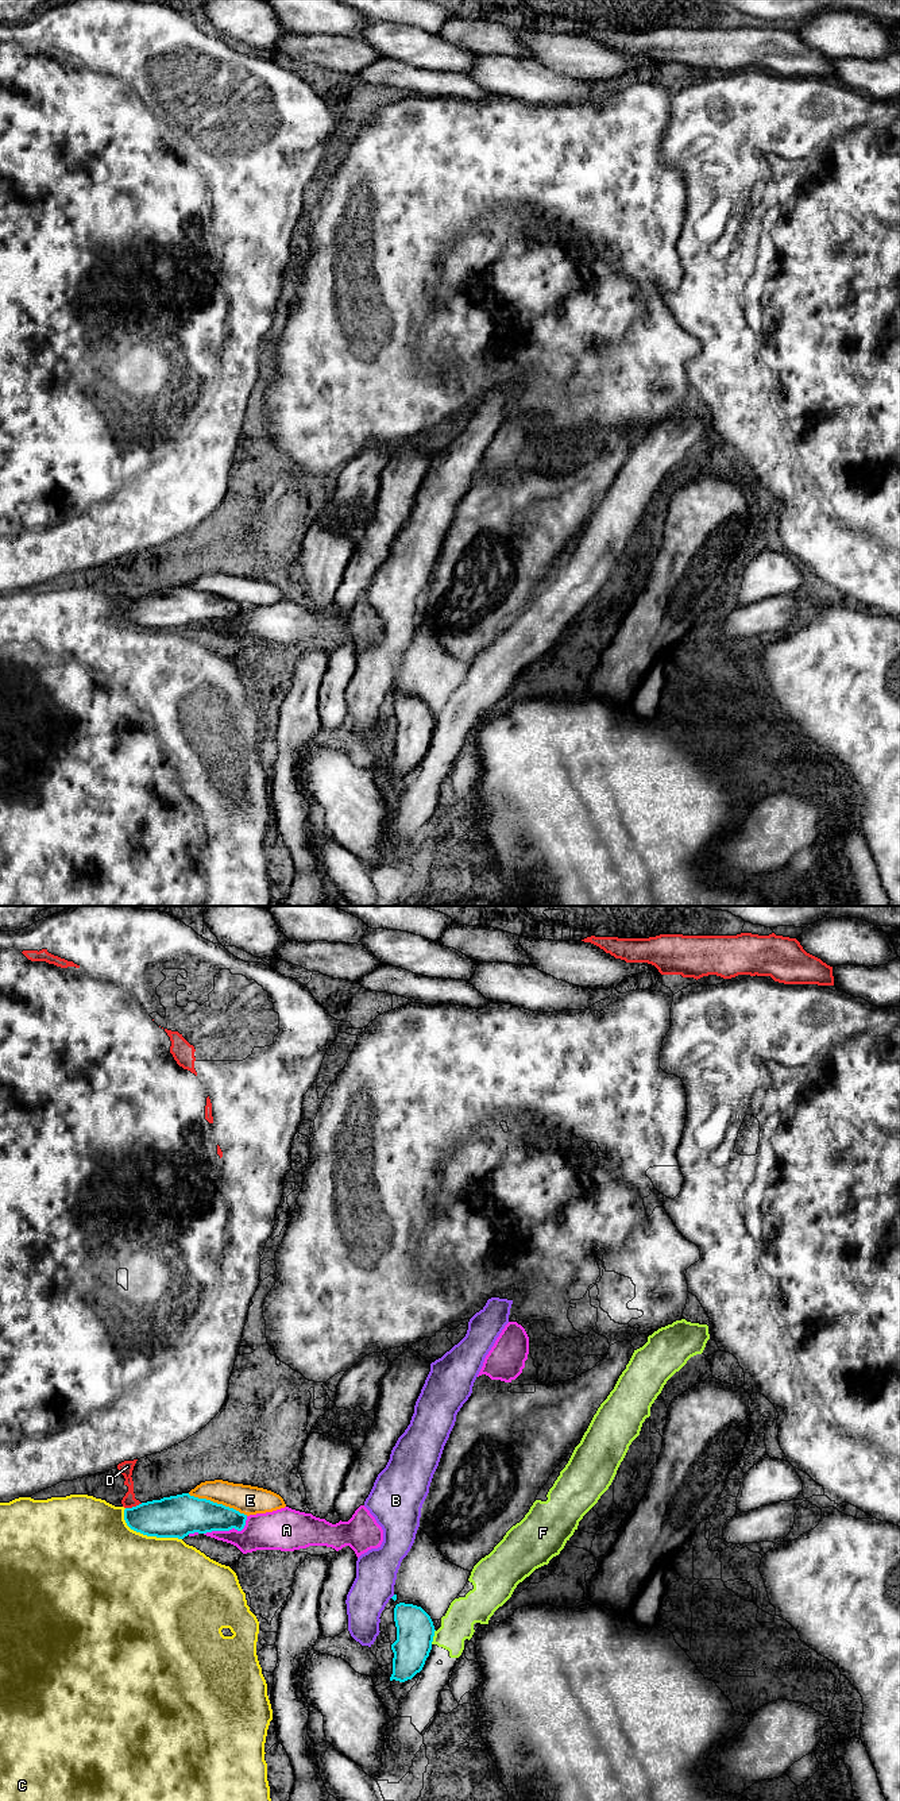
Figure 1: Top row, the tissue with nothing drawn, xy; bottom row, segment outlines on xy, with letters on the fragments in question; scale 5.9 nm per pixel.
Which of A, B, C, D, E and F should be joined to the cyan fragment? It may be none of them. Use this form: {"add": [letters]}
{"add": []}

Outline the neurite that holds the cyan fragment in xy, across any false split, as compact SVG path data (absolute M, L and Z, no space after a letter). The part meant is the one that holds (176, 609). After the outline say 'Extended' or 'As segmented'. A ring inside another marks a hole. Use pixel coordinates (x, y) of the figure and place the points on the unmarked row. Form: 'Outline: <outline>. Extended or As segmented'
Outline: M189 586L142 595L124 602L127 618L143 628L184 632L189 626L242 624L247 608Z. As segmented

